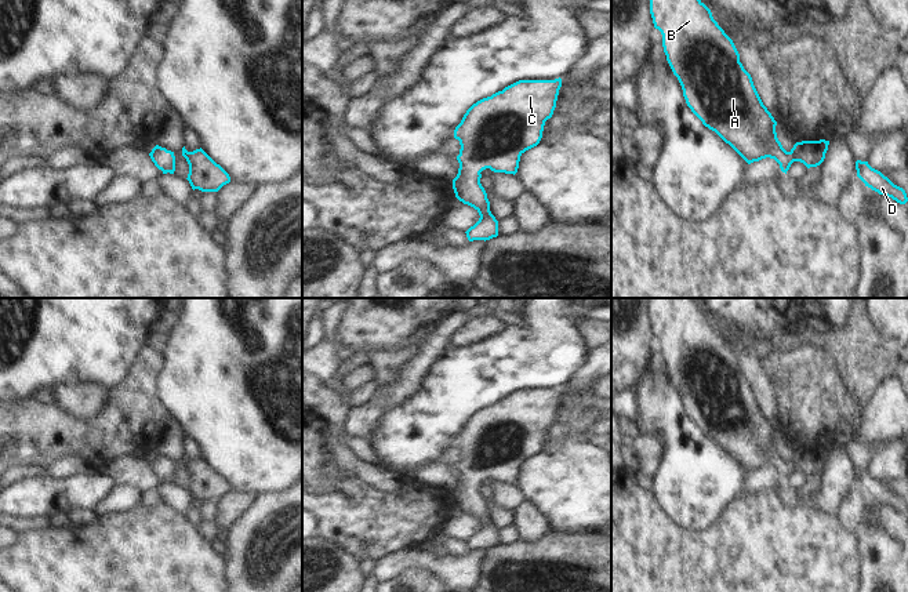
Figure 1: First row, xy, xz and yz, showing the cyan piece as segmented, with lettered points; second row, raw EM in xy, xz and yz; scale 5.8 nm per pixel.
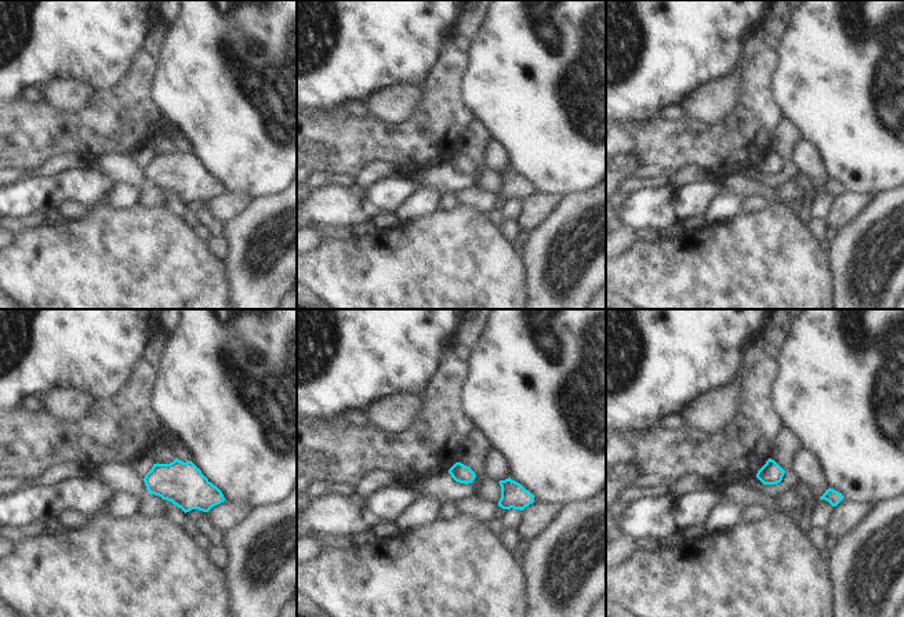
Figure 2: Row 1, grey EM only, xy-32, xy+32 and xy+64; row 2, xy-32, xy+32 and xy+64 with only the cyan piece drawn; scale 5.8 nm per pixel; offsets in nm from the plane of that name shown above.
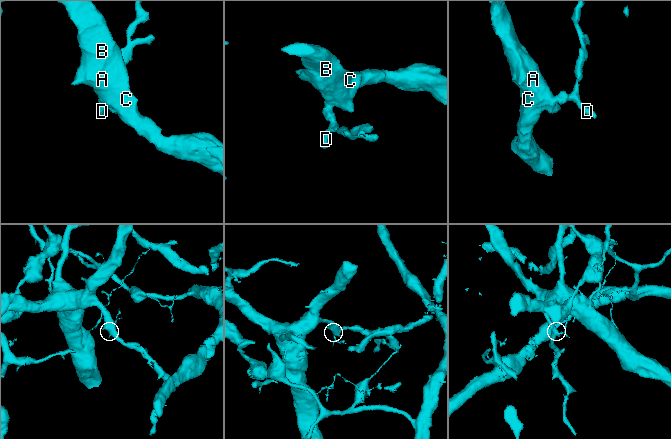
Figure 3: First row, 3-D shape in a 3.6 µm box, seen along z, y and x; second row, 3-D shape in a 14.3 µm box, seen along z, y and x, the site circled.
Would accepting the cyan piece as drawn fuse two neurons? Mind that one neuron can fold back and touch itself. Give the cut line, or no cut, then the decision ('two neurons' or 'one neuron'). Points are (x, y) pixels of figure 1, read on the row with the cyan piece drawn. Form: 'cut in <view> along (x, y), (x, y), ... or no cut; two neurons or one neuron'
no cut; one neuron

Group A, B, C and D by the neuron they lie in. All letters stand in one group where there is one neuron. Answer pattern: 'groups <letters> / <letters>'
groups A B C D

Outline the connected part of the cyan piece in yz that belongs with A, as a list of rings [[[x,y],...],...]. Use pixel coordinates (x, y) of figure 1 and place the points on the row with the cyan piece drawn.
[[[650,0],[650,14],[654,28],[662,34],[667,61],[682,86],[687,106],[748,164],[770,157],[787,174],[793,161],[800,161],[807,168],[824,161],[829,141],[796,142],[789,152],[782,148],[776,132],[777,121],[763,105],[751,75],[740,62],[733,40],[701,0]]]

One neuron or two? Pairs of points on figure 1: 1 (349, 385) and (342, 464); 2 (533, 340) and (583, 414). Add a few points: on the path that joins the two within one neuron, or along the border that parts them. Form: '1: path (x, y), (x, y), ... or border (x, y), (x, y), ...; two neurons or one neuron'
1: border (336, 384), (347, 393); two neurons
2: border (585, 360), (560, 387); two neurons

